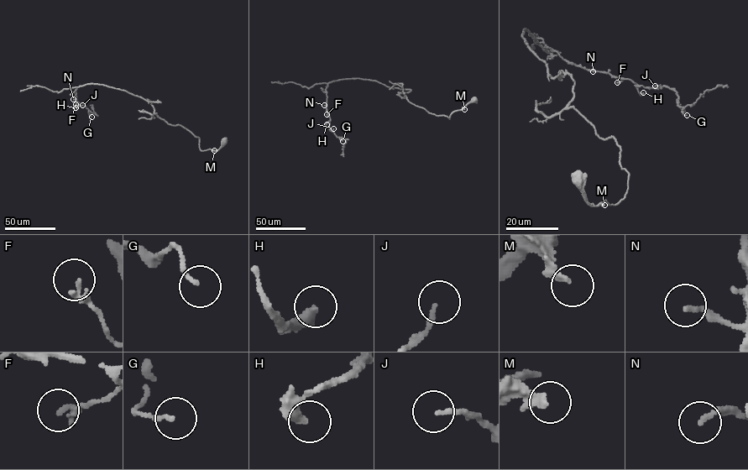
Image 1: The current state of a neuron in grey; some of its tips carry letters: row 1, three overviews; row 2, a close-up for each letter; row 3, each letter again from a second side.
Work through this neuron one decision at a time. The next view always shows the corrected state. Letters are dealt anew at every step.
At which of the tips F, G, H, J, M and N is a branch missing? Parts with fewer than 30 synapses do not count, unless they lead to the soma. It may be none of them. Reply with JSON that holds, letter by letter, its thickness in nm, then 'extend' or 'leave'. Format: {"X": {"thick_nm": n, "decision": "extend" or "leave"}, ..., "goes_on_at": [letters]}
{"F": {"thick_nm": 220, "decision": "leave"}, "G": {"thick_nm": 140, "decision": "leave"}, "H": {"thick_nm": 360, "decision": "leave"}, "J": {"thick_nm": 160, "decision": "leave"}, "M": {"thick_nm": 200, "decision": "leave"}, "N": {"thick_nm": 180, "decision": "leave"}, "goes_on_at": []}

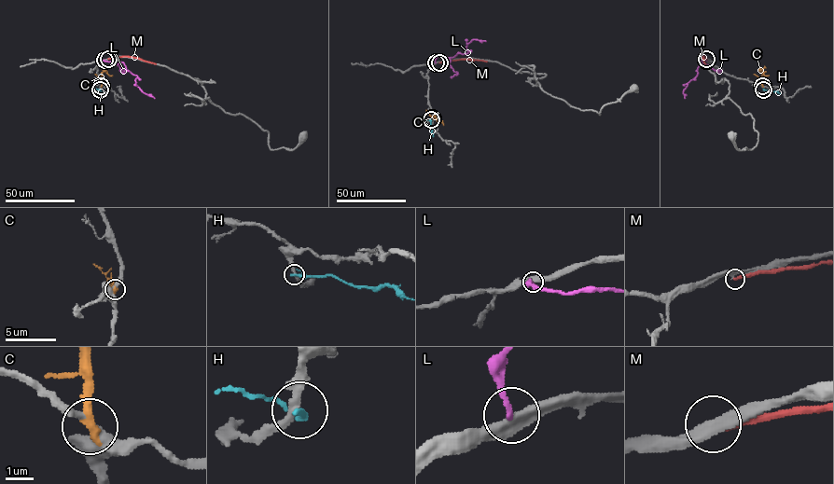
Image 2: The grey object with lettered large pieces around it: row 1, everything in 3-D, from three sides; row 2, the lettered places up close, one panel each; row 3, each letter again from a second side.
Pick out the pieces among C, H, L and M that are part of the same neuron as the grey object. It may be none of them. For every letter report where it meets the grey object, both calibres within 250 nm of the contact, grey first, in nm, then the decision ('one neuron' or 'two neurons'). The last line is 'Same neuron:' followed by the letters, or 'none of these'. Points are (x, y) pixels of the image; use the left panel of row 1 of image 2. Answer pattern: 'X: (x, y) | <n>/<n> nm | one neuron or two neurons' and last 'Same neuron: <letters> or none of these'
C: (101, 86) | 360/360 nm | two neurons
H: (100, 89) | 260/240 nm | two neurons
L: (104, 60) | 400/170 nm | two neurons
M: (108, 59) | 340/240 nm | two neurons
Same neuron: none of these

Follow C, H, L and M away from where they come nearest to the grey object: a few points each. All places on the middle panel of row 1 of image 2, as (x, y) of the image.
C: (432, 118), (439, 119), (443, 125)
H: (431, 119), (433, 136)
L: (436, 62), (438, 57), (467, 53), (467, 44), (473, 39), (485, 41)
M: (439, 62), (464, 60), (487, 62)

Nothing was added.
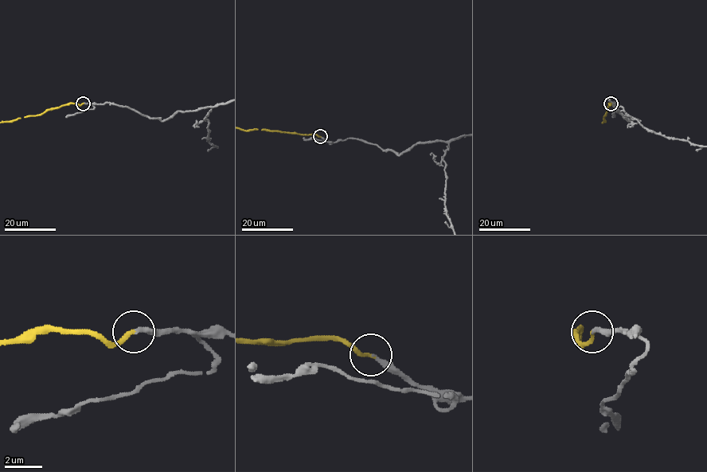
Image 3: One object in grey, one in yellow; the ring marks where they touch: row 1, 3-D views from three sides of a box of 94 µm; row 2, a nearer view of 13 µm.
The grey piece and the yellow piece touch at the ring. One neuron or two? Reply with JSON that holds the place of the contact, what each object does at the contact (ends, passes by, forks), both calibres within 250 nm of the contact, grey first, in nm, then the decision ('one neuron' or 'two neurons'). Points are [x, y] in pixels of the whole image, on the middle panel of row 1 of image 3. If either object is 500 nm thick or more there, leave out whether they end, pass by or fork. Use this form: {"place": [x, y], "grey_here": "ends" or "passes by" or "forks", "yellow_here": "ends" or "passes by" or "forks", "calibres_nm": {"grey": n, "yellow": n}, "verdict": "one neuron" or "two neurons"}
{"place": [320, 136], "grey_here": "ends", "yellow_here": "ends", "calibres_nm": {"grey": 280, "yellow": 220}, "verdict": "one neuron"}

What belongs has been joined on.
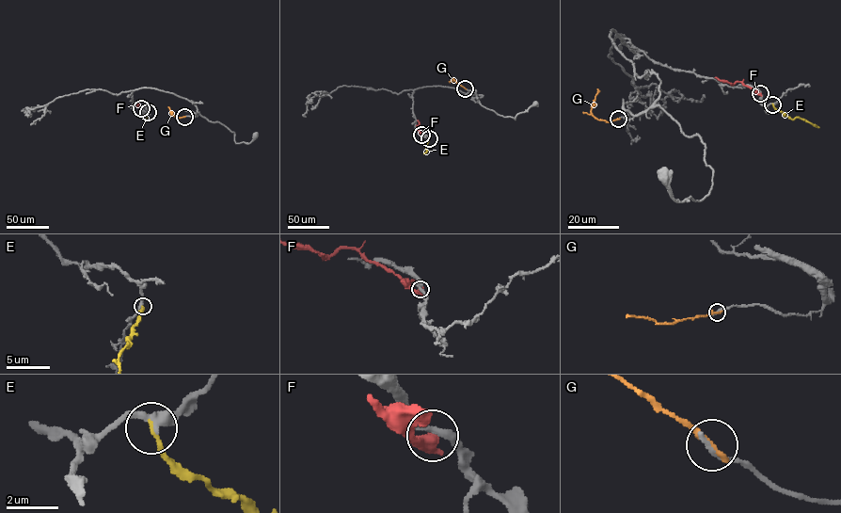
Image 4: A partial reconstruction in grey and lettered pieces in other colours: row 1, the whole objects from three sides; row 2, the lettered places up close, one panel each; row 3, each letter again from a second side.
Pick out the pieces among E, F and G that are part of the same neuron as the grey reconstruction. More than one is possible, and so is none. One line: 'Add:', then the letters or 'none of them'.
Add: E

